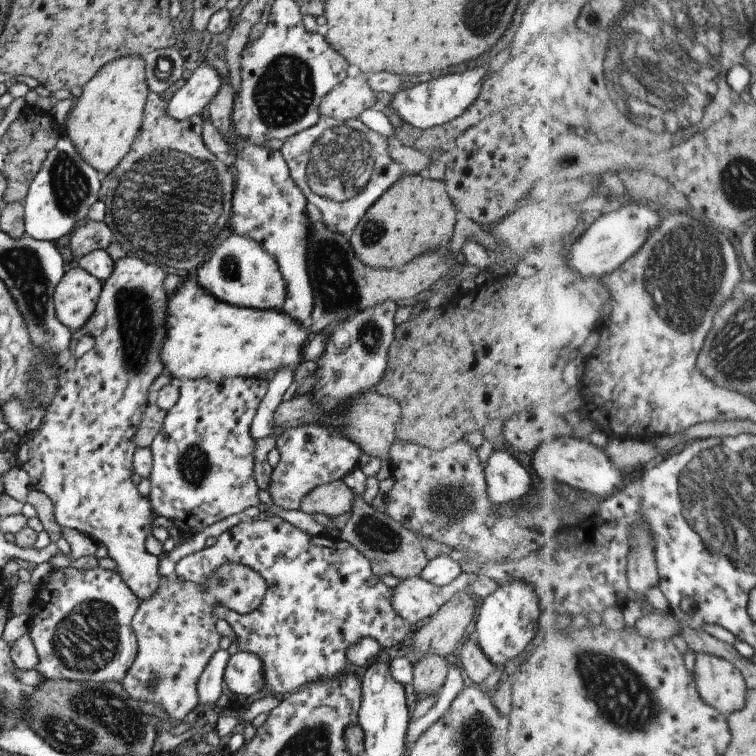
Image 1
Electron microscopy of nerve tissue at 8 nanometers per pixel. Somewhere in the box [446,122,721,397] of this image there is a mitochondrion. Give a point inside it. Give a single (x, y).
(664, 141)

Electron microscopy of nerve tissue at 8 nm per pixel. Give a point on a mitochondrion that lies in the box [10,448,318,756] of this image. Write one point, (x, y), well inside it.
(89, 715)

